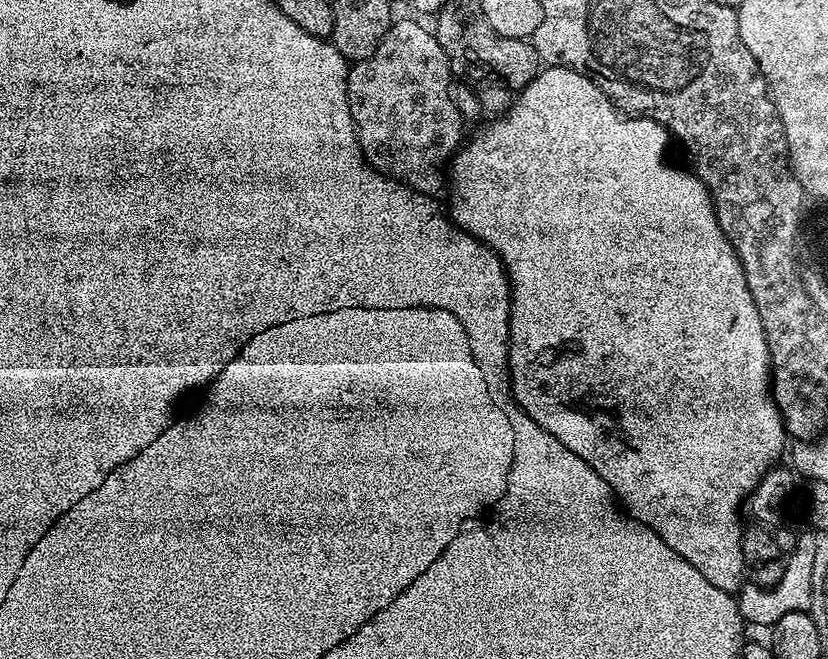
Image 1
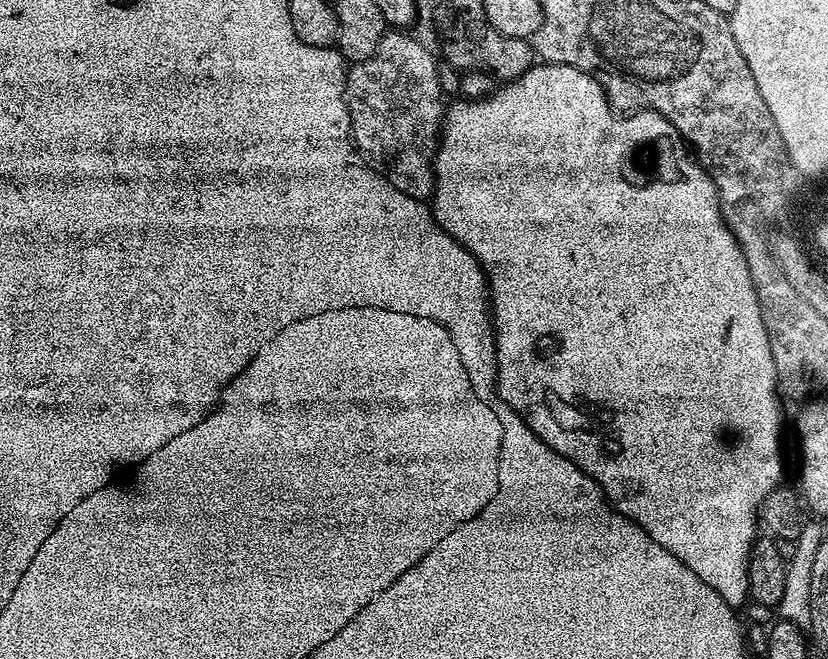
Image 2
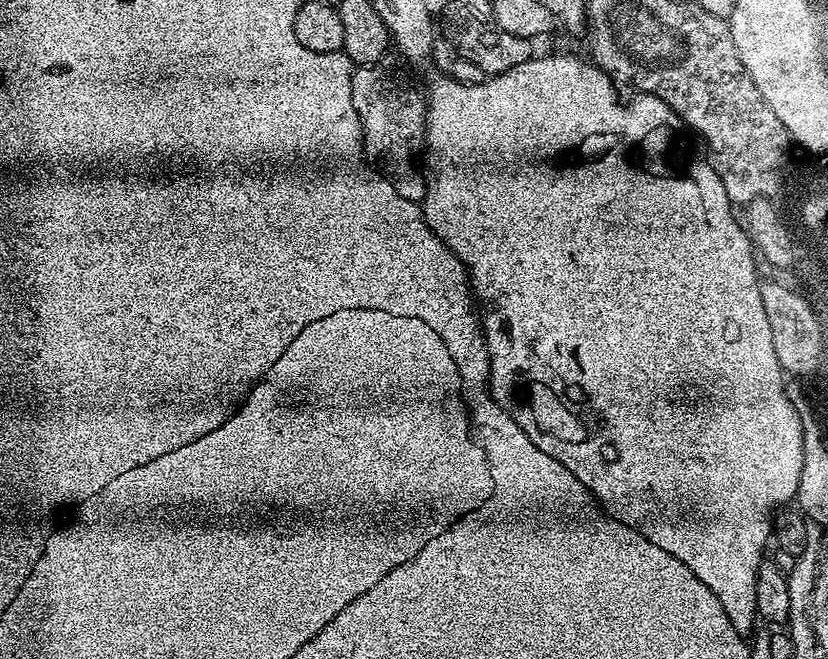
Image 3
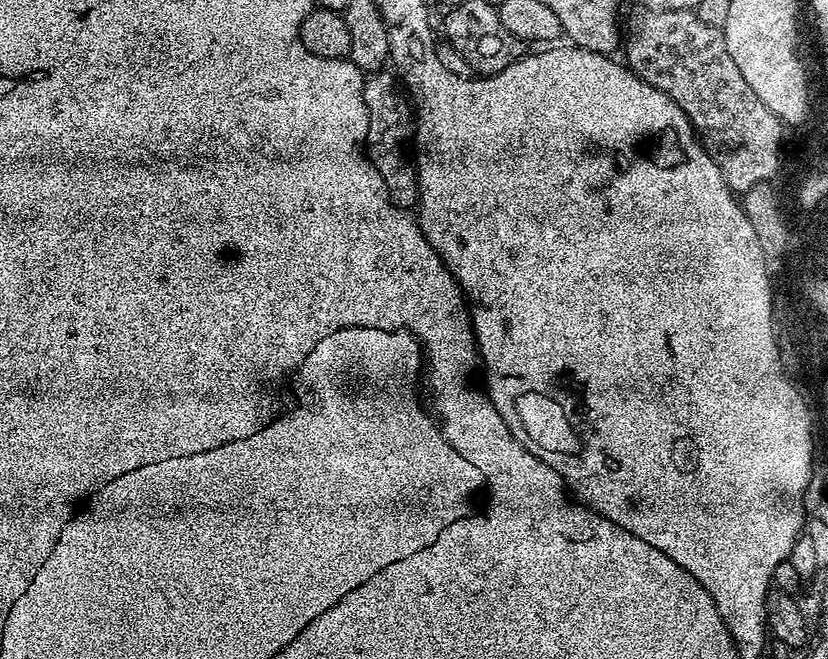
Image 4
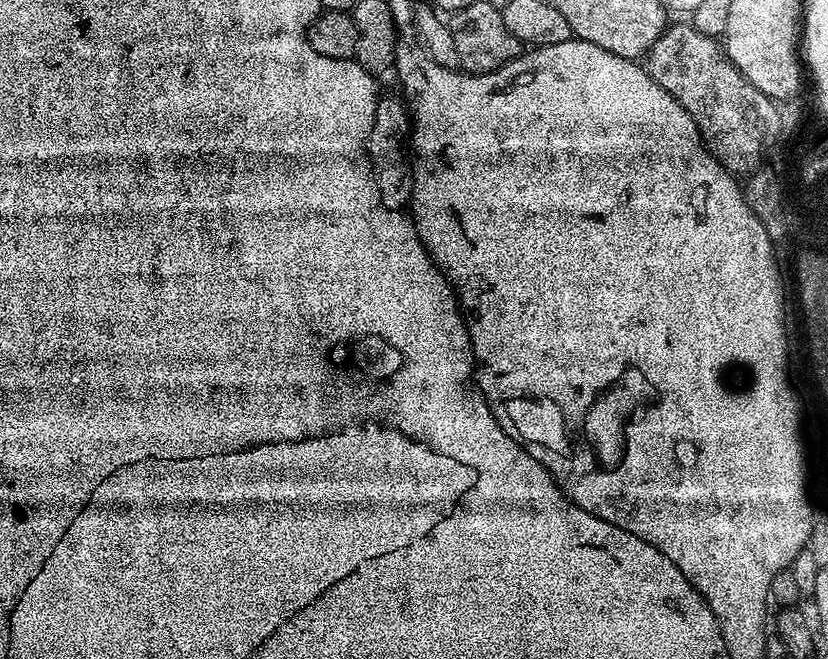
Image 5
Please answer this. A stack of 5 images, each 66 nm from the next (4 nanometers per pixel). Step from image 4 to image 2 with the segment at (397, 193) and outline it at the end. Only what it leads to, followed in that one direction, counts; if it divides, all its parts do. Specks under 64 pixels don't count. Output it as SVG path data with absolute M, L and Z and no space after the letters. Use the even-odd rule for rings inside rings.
M388 30L385 31L382 42L378 46L378 50L374 50L374 54L365 60L357 60L347 69L344 77L344 97L346 98L346 106L350 114L350 122L352 123L352 138L358 149L359 155L364 156L369 165L375 168L376 171L383 174L389 182L394 186L394 190L402 190L402 194L406 194L415 200L431 201L432 192L436 189L436 170L434 161L436 158L436 150L440 133L442 131L442 121L446 111L446 99L444 100L444 88L440 85L440 72L436 69L437 53L427 48L420 40L415 40L412 36L407 36L409 33L404 30Z

